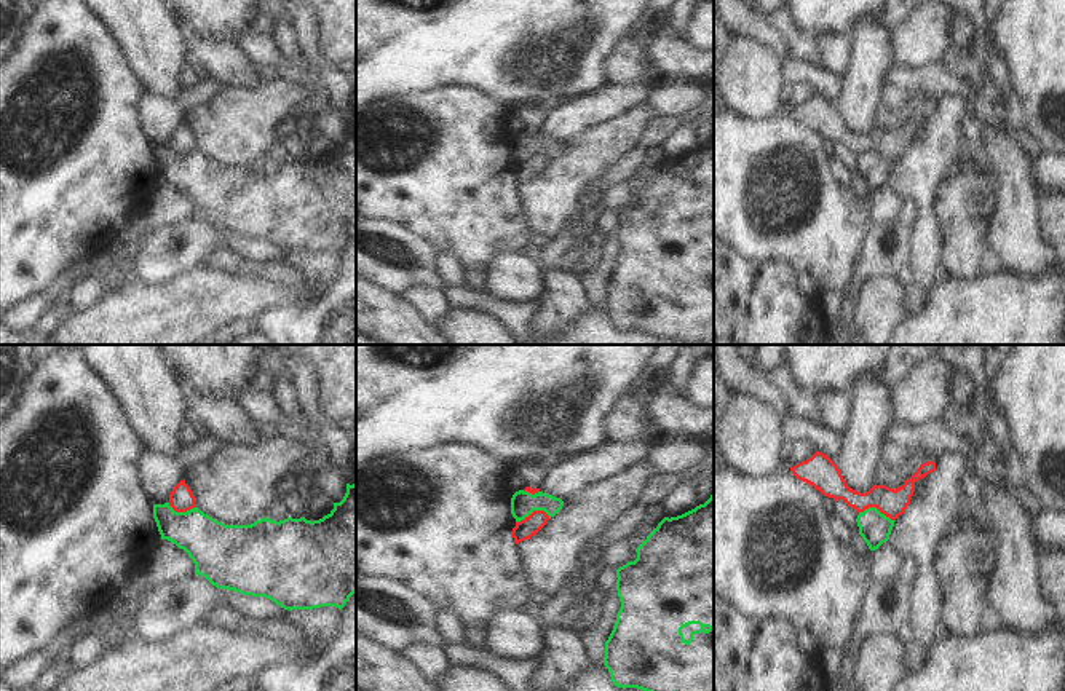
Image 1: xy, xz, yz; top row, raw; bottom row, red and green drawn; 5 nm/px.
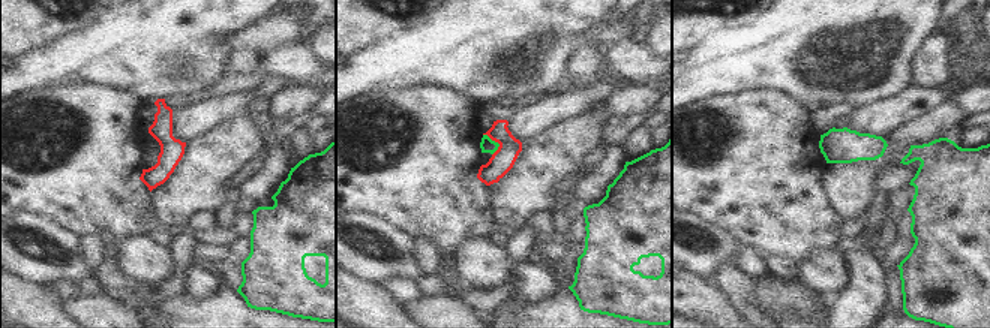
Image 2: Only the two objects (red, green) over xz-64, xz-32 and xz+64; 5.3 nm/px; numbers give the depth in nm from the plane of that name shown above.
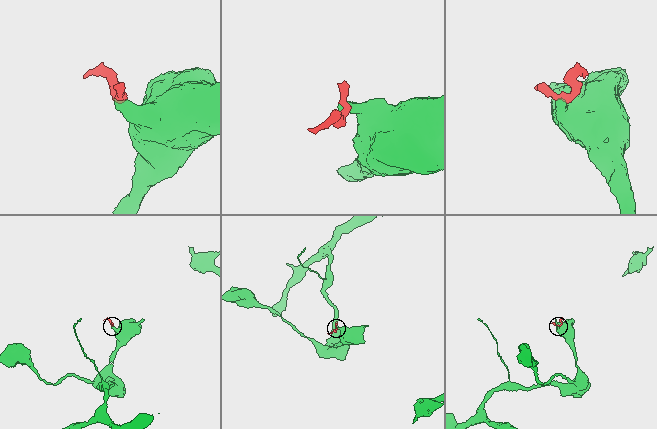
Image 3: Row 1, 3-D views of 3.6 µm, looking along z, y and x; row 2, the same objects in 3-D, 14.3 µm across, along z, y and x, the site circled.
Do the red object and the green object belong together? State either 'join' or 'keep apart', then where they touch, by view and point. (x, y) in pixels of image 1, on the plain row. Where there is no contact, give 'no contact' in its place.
keep apart; meets red in xz at (534, 153)

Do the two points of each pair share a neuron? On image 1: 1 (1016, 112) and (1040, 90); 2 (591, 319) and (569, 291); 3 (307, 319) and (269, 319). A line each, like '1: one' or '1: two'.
1: two
2: two
3: one

